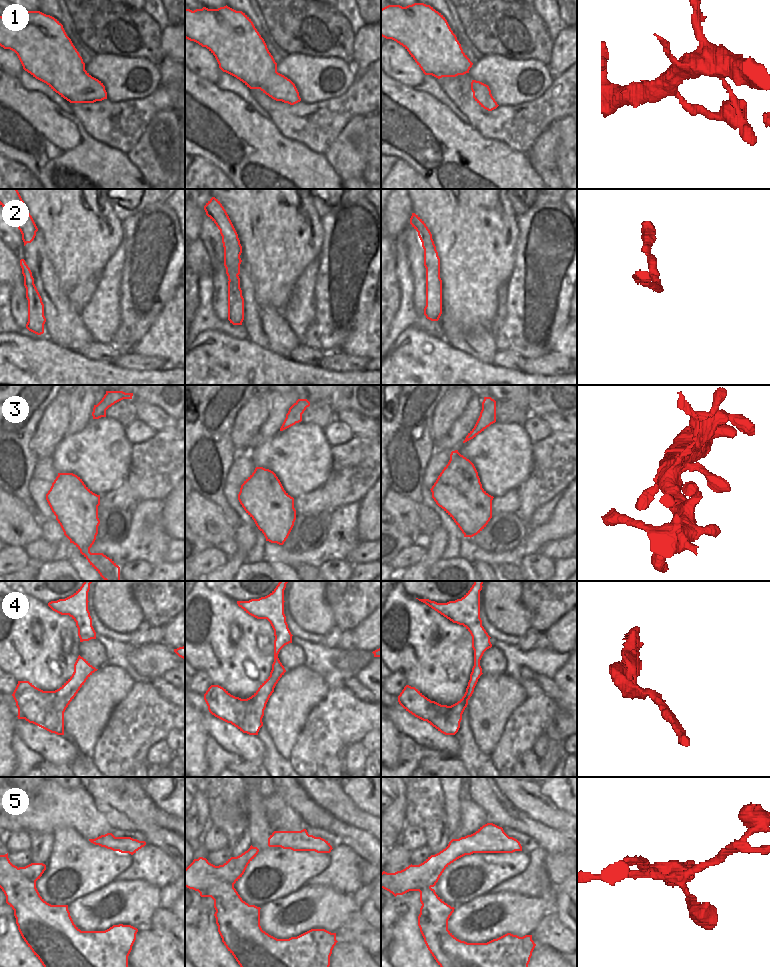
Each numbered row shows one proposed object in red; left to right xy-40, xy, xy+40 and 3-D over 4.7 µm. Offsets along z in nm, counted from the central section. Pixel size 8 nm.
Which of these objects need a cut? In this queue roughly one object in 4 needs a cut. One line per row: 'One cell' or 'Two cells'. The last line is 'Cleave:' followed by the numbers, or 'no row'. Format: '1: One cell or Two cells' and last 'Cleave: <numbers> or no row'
1: One cell
2: One cell
3: Two cells
4: One cell
5: Two cells
Cleave: 3, 5

